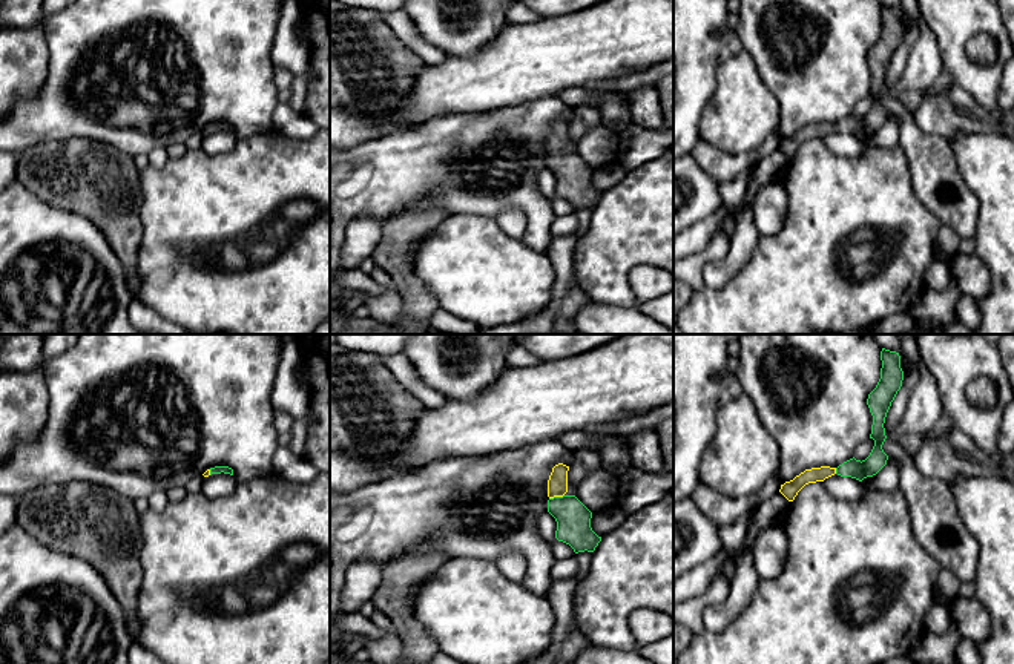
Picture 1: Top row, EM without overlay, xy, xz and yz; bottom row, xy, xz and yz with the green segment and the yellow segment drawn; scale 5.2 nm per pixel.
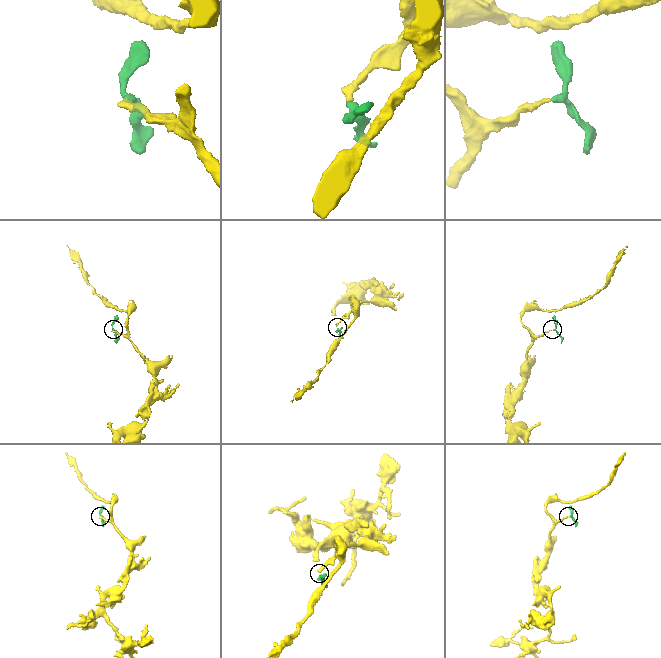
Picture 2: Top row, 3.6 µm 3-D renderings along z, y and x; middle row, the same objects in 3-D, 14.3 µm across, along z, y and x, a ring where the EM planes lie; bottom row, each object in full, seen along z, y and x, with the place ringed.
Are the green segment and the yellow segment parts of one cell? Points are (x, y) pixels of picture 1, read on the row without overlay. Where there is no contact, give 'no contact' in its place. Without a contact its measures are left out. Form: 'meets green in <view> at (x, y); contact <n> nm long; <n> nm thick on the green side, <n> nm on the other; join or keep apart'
meets green in xz at (556, 154); contact 80 nm long; 180 nm thick on the green side, 110 nm on the other; join

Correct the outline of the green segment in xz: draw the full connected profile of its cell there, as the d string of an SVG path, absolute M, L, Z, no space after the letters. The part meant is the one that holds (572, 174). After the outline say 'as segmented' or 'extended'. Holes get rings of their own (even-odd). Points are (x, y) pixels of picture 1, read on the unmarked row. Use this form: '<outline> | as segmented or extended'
M558 120L548 136L548 169L557 178L555 195L569 201L575 210L594 209L601 193L591 184L592 169L575 153L568 152L569 123Z | extended

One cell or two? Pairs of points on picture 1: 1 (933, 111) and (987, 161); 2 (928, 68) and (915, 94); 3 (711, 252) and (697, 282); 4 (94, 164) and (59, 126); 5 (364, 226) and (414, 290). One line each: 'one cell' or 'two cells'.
1: two cells
2: one cell
3: one cell
4: two cells
5: two cells

